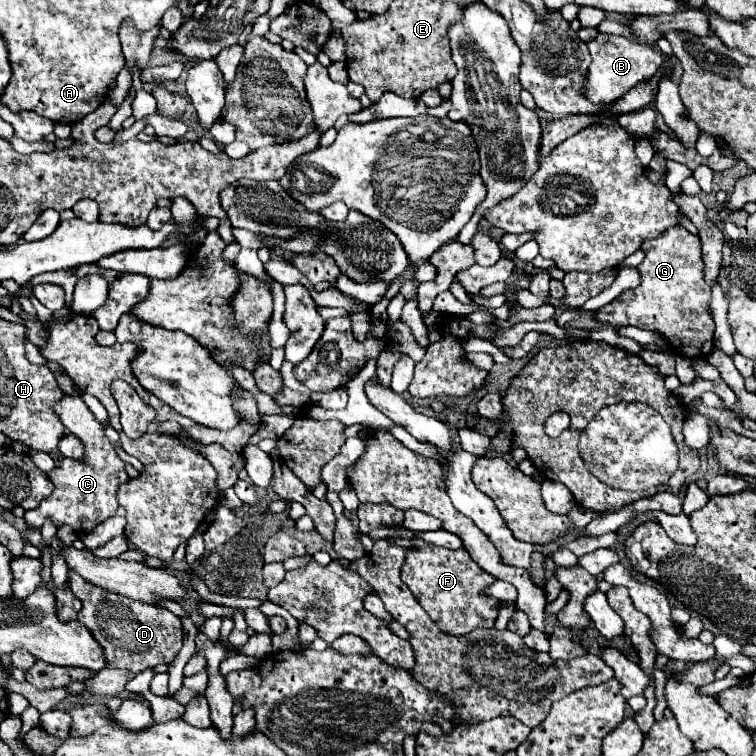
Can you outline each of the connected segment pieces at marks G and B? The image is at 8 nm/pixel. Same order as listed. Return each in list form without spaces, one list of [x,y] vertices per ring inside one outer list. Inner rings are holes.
[[[668,227],[660,237],[646,239],[642,243],[642,251],[646,253],[644,261],[638,265],[638,271],[642,275],[642,283],[636,289],[624,291],[618,299],[614,299],[610,305],[604,305],[596,311],[596,321],[606,325],[634,325],[640,329],[654,331],[662,335],[674,349],[674,339],[680,341],[684,347],[694,347],[698,351],[696,357],[706,357],[714,349],[714,321],[708,315],[708,301],[710,301],[710,285],[704,281],[704,263],[702,263],[702,251],[700,251],[700,239],[698,235],[692,235],[684,227]]]
[[[600,33],[594,41],[590,41],[588,49],[592,55],[592,65],[588,71],[586,91],[588,91],[588,99],[592,99],[594,103],[612,103],[620,99],[634,85],[650,81],[662,63],[662,53],[658,47],[652,49],[646,45],[632,43],[624,37],[606,35],[606,33]]]

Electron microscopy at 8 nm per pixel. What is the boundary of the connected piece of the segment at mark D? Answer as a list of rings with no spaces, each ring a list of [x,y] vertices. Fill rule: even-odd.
[[[68,571],[68,585],[72,593],[82,601],[82,609],[78,613],[78,621],[98,639],[104,647],[108,667],[128,669],[132,673],[142,673],[148,667],[156,667],[160,663],[172,663],[178,655],[184,639],[182,621],[164,607],[146,605],[140,601],[126,599],[122,595],[108,593],[86,579],[82,579],[76,571]]]

